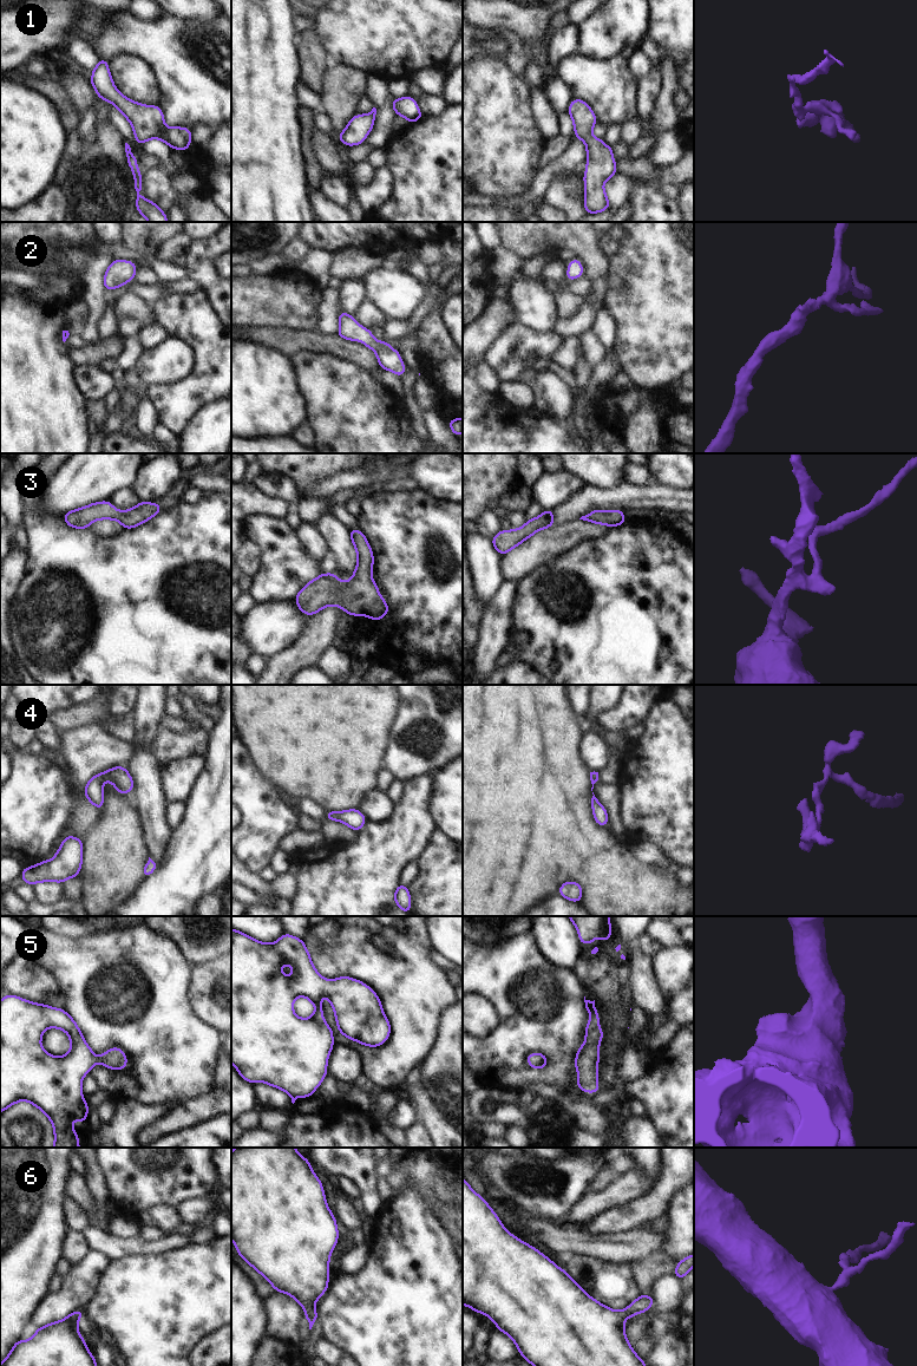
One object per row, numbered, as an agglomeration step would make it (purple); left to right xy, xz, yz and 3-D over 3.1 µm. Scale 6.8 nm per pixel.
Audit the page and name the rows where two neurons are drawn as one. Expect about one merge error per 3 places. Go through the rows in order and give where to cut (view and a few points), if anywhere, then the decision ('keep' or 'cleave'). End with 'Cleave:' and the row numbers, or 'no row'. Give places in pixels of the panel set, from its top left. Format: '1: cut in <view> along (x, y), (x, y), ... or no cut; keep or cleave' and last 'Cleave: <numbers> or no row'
1: no cut; keep
2: no cut; keep
3: no cut; keep
4: no cut; keep
5: no cut; keep
6: no cut; keep
Cleave: no row

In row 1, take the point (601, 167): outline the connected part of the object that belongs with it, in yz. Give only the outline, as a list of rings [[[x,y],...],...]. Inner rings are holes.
[[[572,99],[568,113],[574,122],[574,137],[582,139],[587,145],[587,170],[583,175],[584,209],[587,214],[597,214],[610,208],[603,184],[616,172],[617,162],[613,159],[614,148],[607,146],[603,139],[591,136],[597,119],[584,100]]]

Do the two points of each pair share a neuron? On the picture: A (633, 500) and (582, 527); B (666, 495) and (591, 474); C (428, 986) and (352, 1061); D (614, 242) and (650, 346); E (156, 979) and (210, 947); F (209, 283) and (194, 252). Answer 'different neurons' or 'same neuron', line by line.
A: different neurons
B: different neurons
C: different neurons
D: different neurons
E: different neurons
F: same neuron

